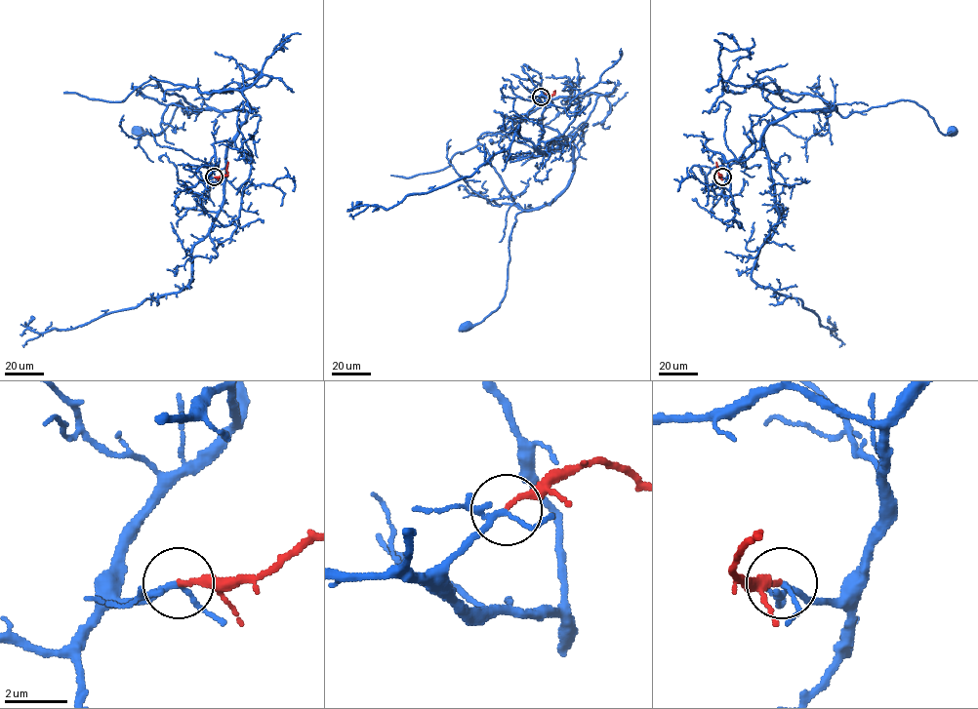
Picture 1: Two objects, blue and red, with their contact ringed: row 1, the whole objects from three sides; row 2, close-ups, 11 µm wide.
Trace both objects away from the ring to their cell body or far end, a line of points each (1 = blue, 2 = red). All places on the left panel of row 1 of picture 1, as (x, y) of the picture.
1: (214, 177), (213, 144), (232, 140), (246, 111), (196, 110), (188, 117), (181, 100), (163, 132), (138, 132)
2: (214, 177), (227, 175), (228, 162)

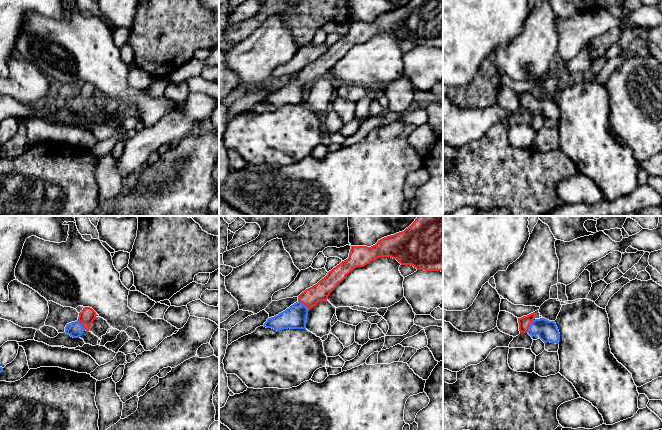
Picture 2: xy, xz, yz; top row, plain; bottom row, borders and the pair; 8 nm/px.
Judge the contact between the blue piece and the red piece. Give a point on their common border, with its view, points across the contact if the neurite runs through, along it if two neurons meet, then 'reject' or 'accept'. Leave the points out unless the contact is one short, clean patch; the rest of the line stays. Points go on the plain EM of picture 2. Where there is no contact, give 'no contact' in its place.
yz (530, 101) | across yz (547, 107), (542, 103), (530, 101), (524, 98) | accept

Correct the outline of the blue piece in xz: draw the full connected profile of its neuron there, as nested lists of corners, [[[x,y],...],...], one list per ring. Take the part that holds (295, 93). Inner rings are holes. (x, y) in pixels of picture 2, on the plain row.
[[[411,0],[404,7],[384,13],[371,22],[351,22],[349,33],[334,43],[317,60],[306,65],[298,72],[298,77],[278,91],[268,94],[264,103],[272,104],[277,107],[284,105],[306,105],[308,87],[321,77],[326,77],[330,69],[346,54],[346,52],[357,43],[364,43],[380,33],[391,33],[396,35],[401,41],[411,41],[417,46],[441,47],[443,48],[443,0]]]

